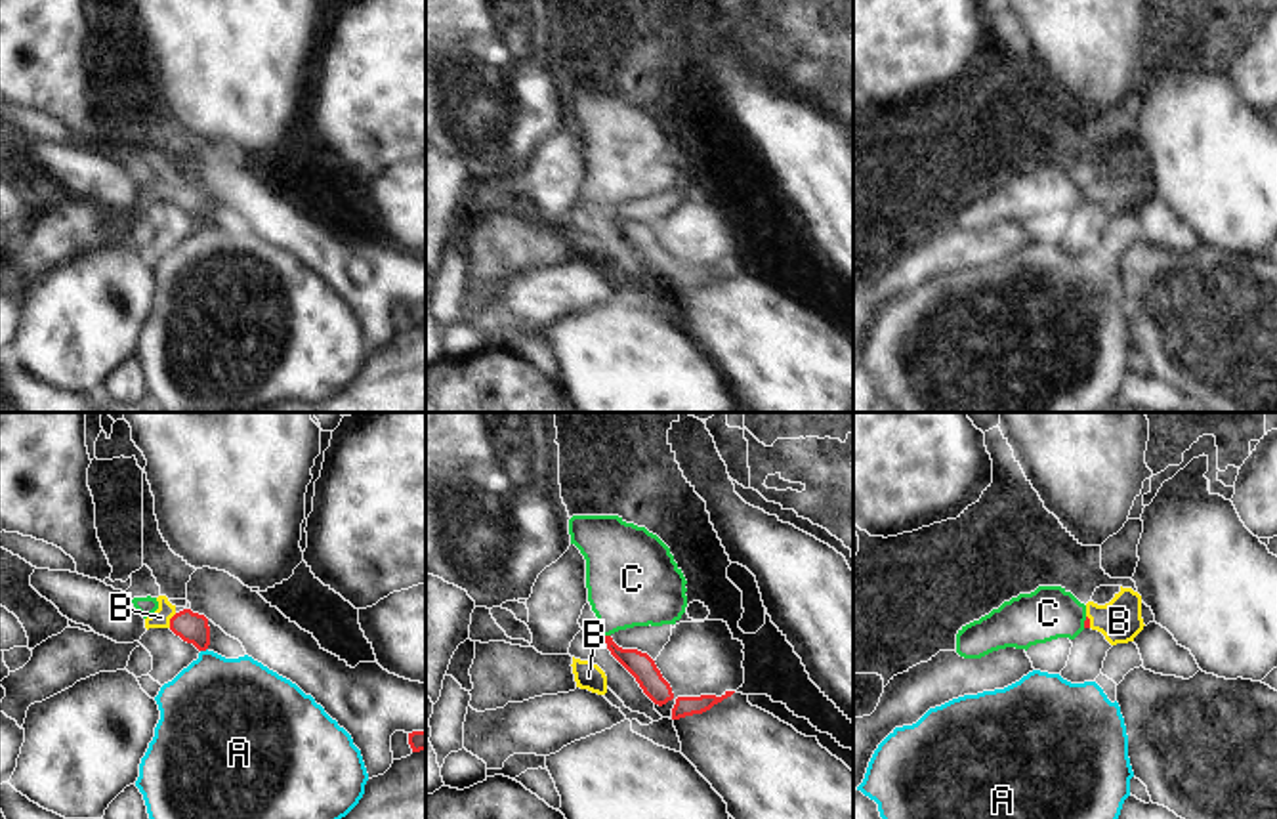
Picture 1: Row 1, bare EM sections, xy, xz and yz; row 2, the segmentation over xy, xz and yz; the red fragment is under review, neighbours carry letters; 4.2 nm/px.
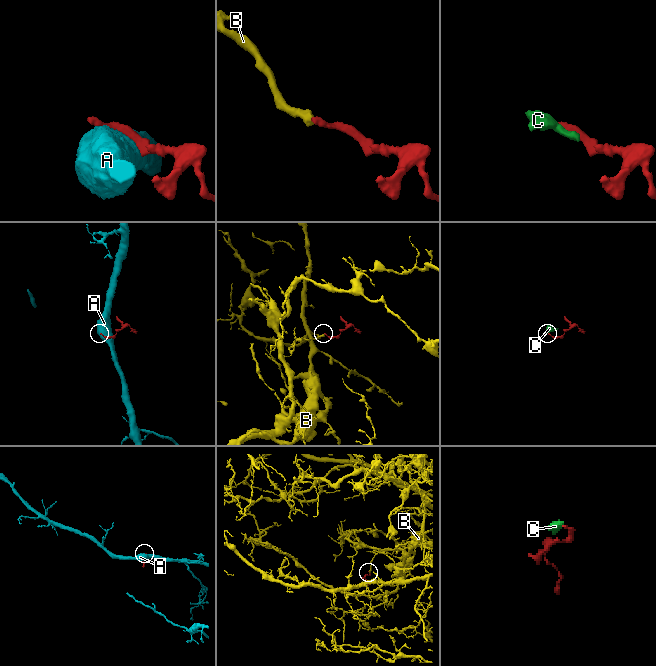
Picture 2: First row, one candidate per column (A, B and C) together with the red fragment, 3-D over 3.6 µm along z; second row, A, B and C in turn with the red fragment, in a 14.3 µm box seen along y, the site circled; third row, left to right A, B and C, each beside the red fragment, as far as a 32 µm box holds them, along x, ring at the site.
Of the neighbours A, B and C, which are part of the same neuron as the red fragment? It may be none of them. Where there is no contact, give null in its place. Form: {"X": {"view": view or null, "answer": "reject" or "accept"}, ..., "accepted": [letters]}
{"A": {"view": "xy", "answer": "reject"}, "B": {"view": "xy", "answer": "accept"}, "C": {"view": "xz", "answer": "reject"}, "accepted": ["B"]}

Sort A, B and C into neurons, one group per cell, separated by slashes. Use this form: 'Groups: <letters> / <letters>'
Groups: A / B / C.

